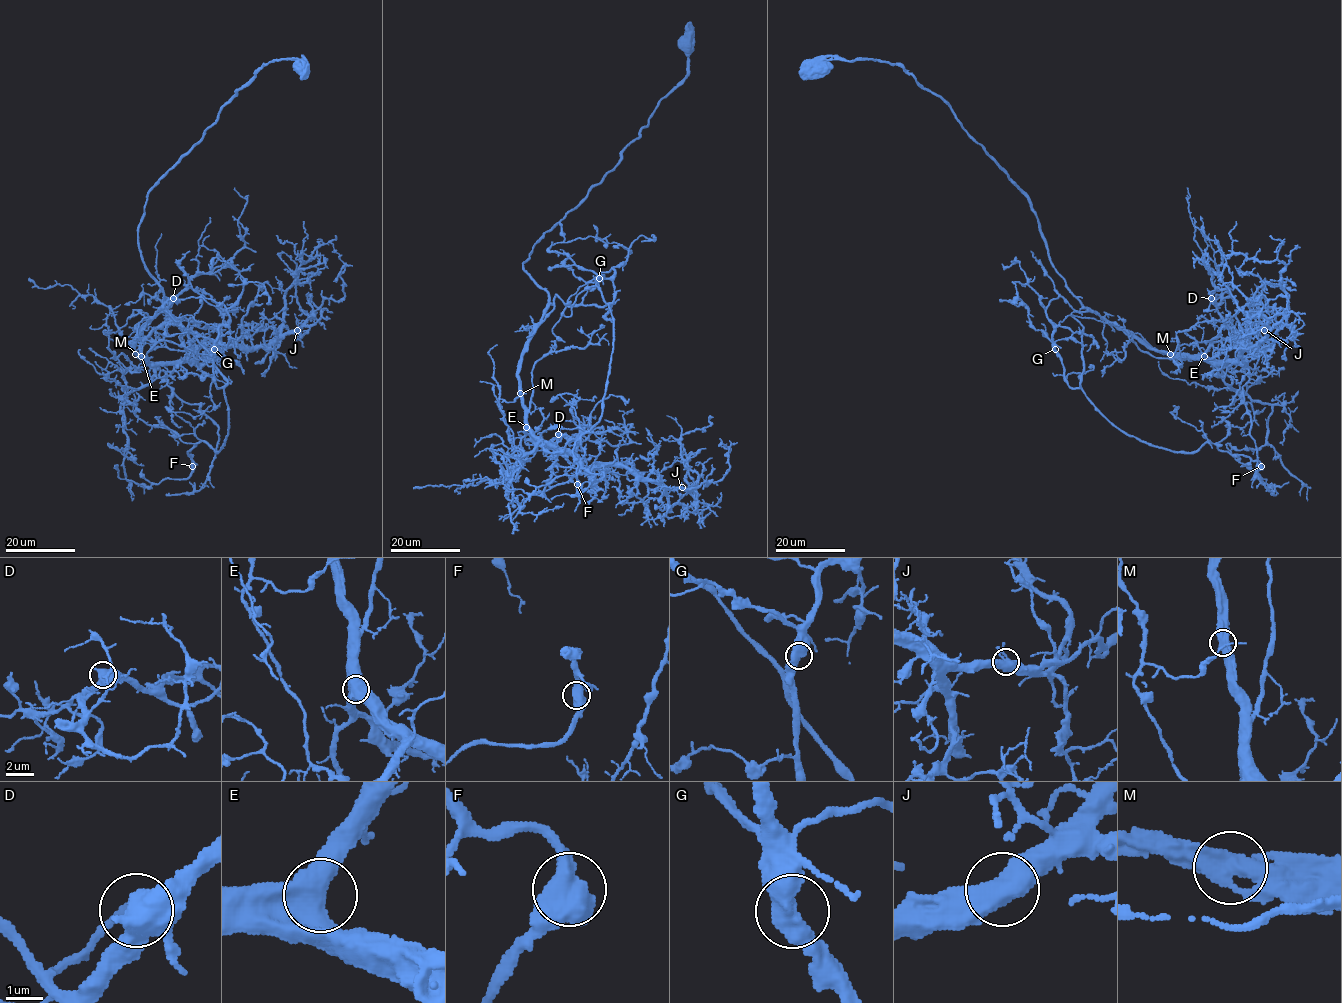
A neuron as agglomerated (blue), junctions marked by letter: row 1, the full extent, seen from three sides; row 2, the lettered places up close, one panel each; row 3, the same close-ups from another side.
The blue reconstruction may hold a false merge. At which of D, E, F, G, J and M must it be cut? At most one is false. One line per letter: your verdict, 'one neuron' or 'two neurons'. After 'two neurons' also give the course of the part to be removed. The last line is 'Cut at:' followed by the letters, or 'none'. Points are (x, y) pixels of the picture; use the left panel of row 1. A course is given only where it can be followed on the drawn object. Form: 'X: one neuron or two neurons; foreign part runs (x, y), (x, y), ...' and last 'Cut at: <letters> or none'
D: one neuron
E: one neuron
F: one neuron
G: one neuron
J: one neuron
M: one neuron
Cut at: none

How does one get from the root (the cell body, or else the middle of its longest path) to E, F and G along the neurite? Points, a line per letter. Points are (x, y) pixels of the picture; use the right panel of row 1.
E: (819, 67), (876, 59), (911, 73), (1028, 199), (1052, 266), (1085, 307), (1149, 347), (1204, 356)
F: (819, 67), (900, 65), (1005, 171), (1091, 310), (1071, 313), (1080, 386), (1111, 422), (1261, 466)
G: (819, 67), (900, 65), (1005, 171), (1052, 266), (1091, 310), (1071, 313), (1083, 326), (1079, 387), (1055, 349)

